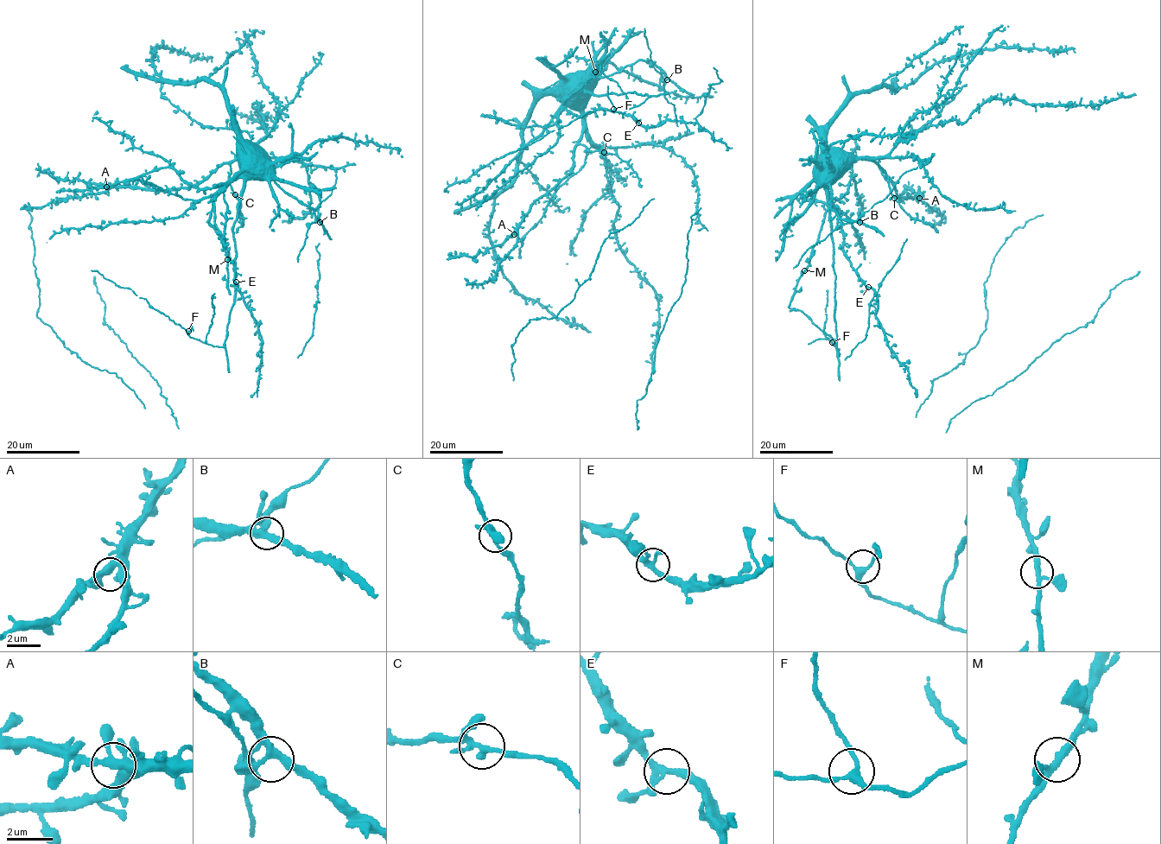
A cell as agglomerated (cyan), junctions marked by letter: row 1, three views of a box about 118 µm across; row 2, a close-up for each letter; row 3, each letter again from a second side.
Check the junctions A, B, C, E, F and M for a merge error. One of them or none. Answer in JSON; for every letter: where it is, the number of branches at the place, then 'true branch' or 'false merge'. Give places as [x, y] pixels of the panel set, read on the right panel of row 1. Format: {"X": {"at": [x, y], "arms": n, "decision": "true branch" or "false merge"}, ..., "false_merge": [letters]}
{"A": {"at": [919, 198], "arms": 4, "decision": "true branch"}, "B": {"at": [859, 222], "arms": 4, "decision": "true branch"}, "C": {"at": [894, 198], "arms": 4, "decision": "true branch"}, "E": {"at": [868, 287], "arms": 4, "decision": "true branch"}, "F": {"at": [832, 342], "arms": 3, "decision": "true branch"}, "M": {"at": [804, 270], "arms": 3, "decision": "true branch"}, "false_merge": []}

